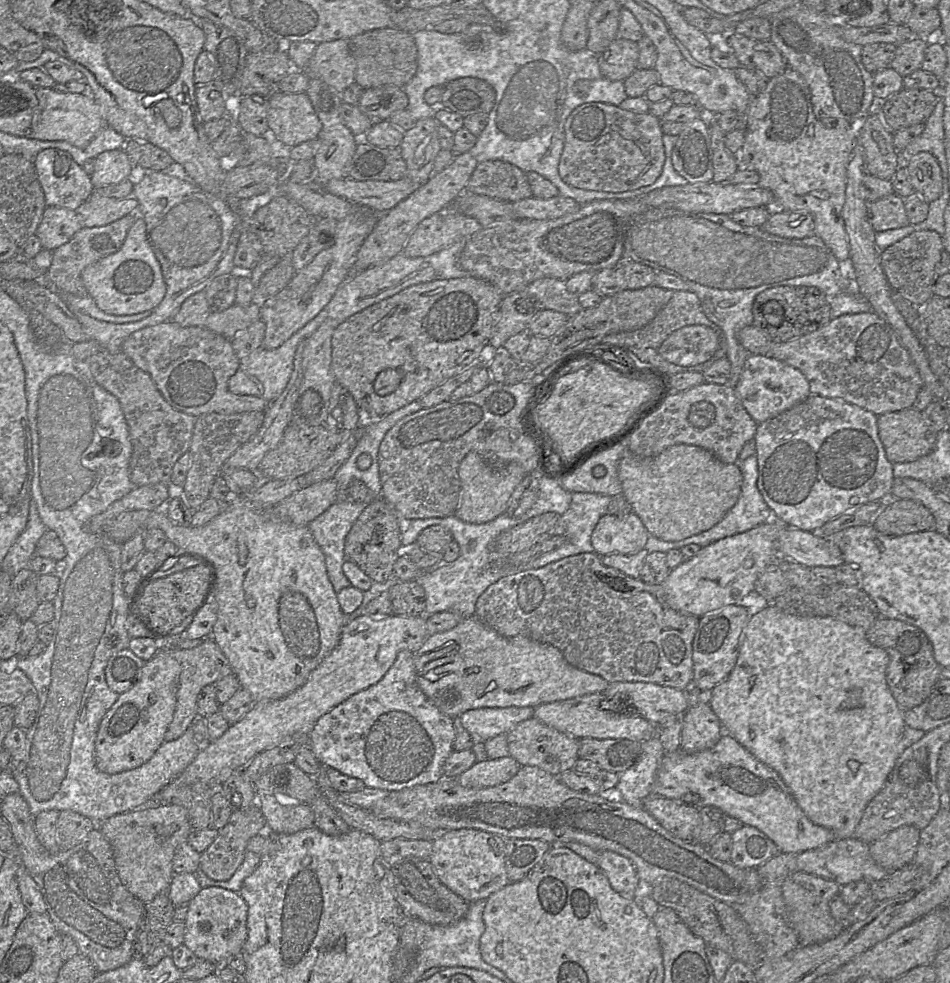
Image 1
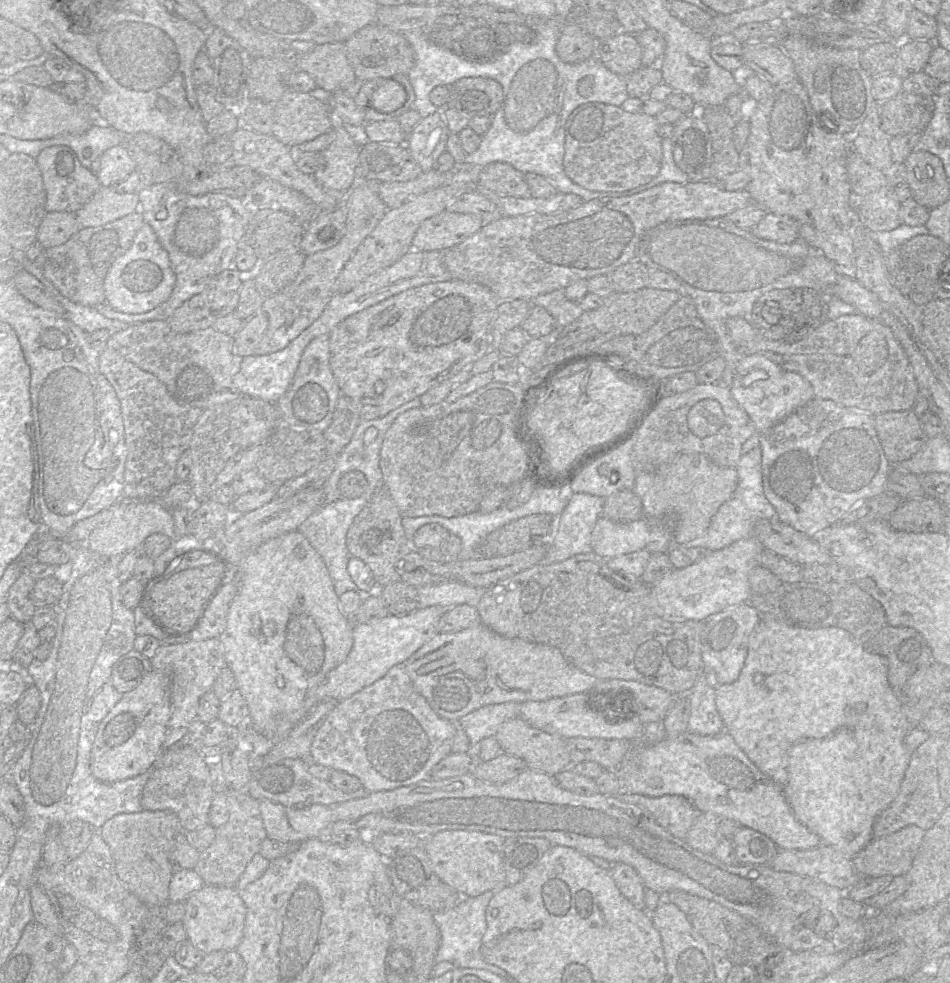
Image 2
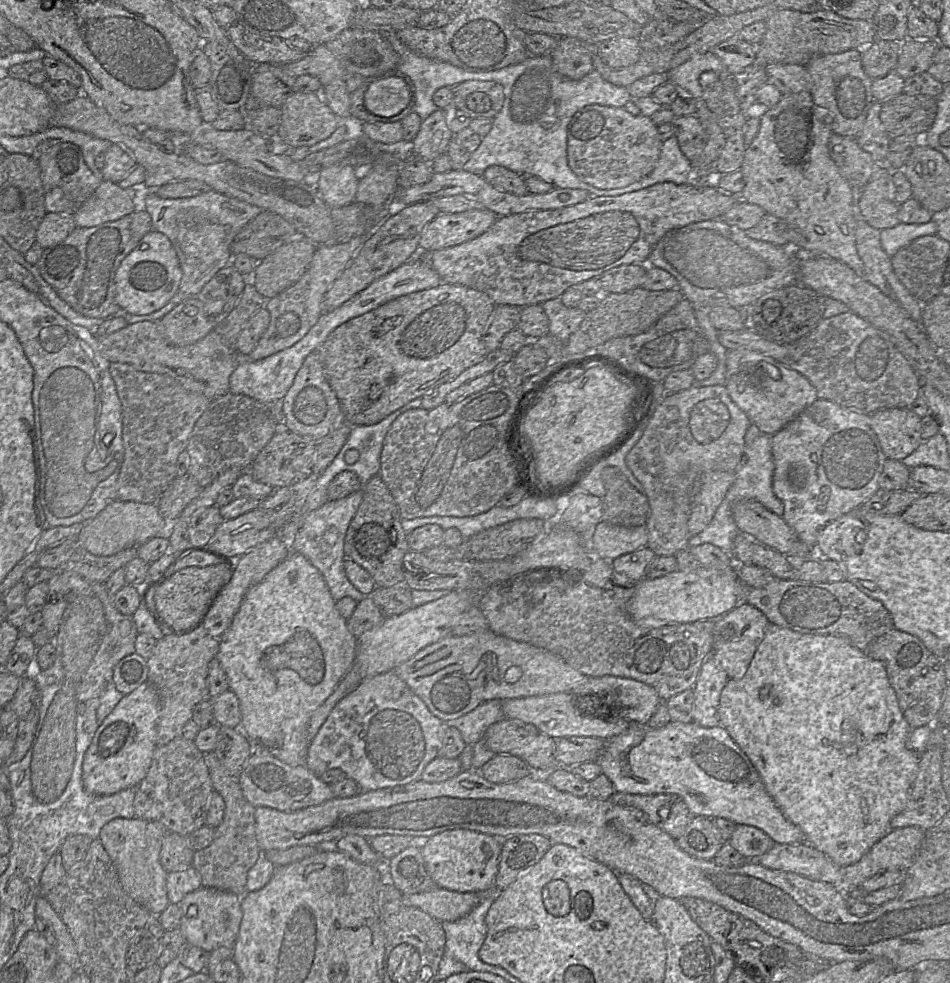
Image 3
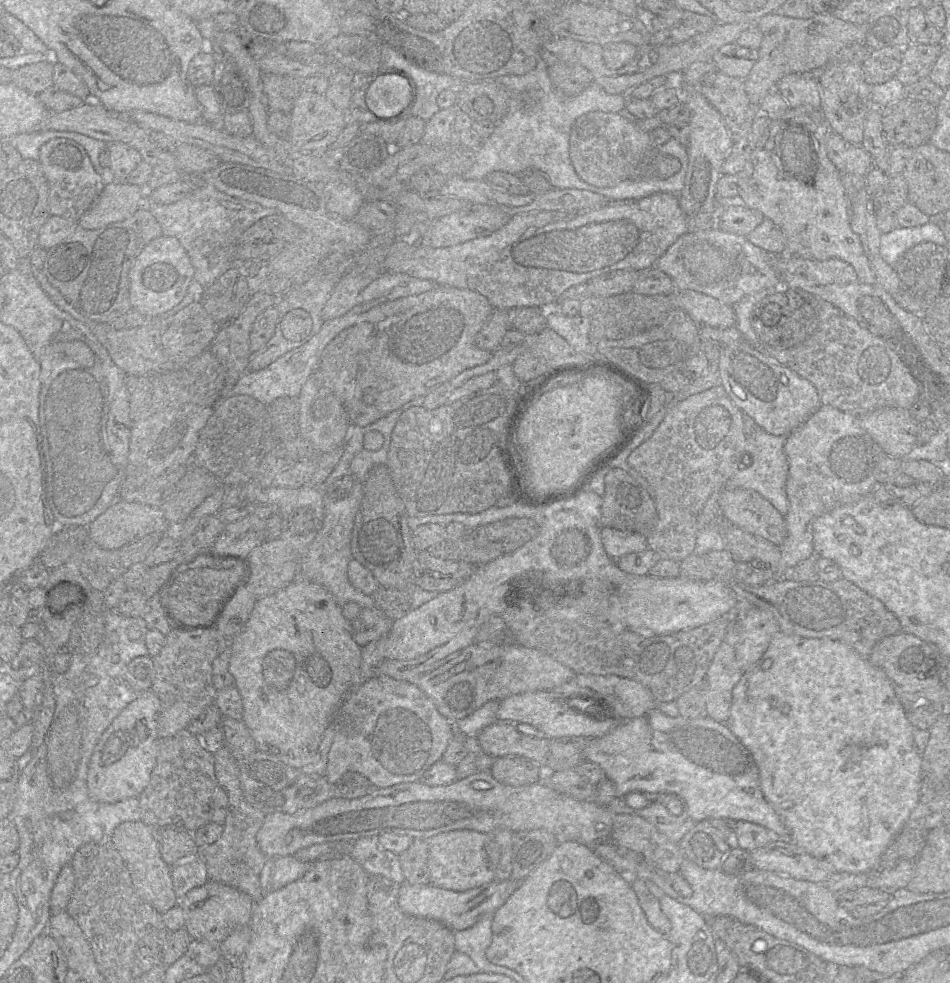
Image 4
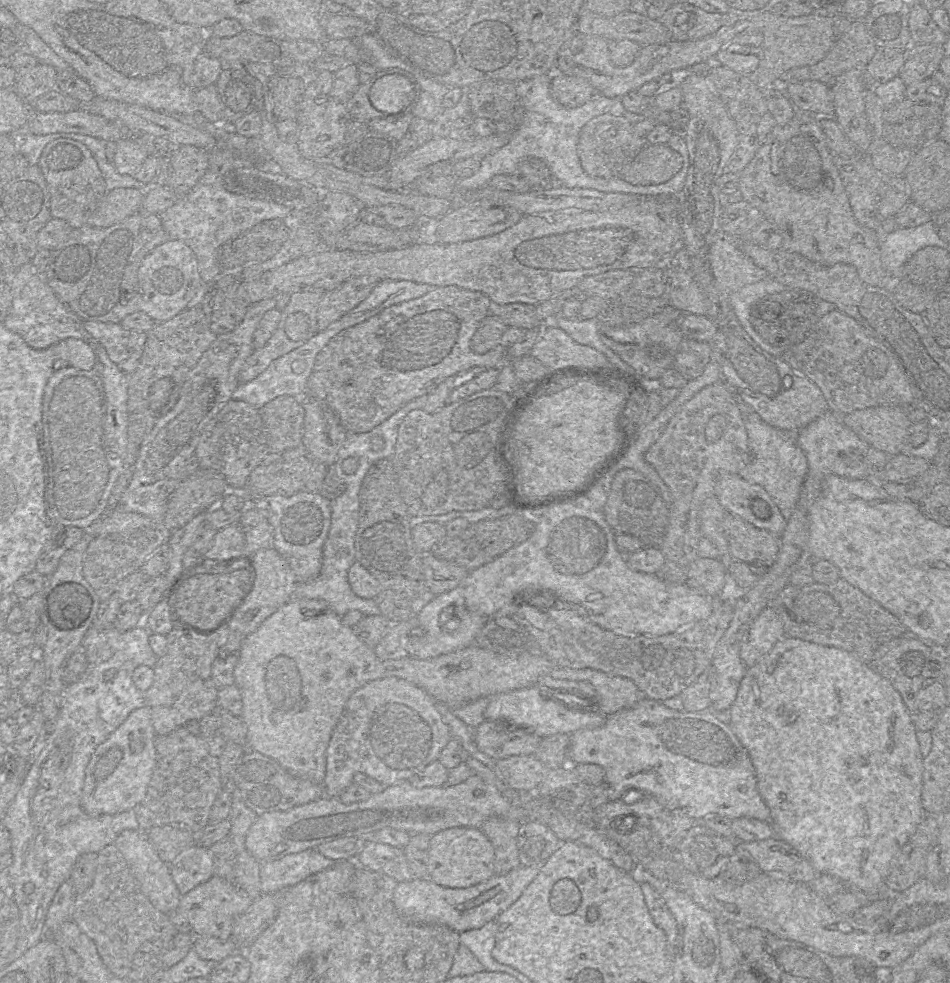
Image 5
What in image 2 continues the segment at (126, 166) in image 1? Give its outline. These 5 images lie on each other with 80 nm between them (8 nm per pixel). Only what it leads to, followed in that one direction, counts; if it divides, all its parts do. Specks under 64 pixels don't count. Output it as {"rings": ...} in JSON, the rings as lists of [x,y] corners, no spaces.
{"rings":[[[126,145],[107,149],[100,156],[100,167],[95,174],[100,185],[113,187],[135,171],[135,161]]]}

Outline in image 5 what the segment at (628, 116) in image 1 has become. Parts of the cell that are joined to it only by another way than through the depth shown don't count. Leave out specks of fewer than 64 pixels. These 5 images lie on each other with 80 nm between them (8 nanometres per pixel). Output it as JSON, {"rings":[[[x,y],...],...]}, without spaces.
{"rings":[[[602,114],[591,119],[582,128],[577,151],[587,175],[609,179],[618,176],[622,167],[632,161],[646,145],[646,139],[635,133],[633,124],[624,116]]]}

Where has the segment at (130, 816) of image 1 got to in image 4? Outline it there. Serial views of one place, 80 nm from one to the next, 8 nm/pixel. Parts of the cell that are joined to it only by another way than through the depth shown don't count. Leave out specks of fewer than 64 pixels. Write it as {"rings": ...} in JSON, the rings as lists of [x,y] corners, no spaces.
{"rings":[[[141,820],[123,822],[114,830],[111,843],[123,859],[134,889],[142,900],[160,914],[164,914],[178,904],[172,884],[171,867],[163,861],[160,855],[155,827],[149,826]]]}

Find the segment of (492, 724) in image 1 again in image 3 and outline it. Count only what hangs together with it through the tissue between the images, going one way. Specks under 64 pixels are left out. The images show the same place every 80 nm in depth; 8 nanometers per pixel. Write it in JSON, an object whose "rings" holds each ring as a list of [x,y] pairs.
{"rings":[[[490,700],[448,724],[460,731],[466,745],[473,745],[483,738],[489,726],[504,718],[502,706],[503,701]]]}

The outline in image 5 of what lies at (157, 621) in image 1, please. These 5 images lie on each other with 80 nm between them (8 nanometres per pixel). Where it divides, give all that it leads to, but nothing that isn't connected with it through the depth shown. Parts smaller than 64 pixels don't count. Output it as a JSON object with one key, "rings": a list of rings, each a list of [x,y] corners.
{"rings":[[[243,567],[225,574],[189,575],[175,591],[168,593],[172,612],[200,628],[221,626],[251,591],[254,579],[254,569]]]}

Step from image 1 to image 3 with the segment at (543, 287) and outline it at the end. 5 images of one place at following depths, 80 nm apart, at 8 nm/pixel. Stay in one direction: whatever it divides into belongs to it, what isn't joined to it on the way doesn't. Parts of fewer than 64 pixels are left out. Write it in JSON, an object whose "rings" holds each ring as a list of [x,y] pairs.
{"rings":[[[560,298],[541,304],[549,319],[549,334],[560,342],[566,342],[585,318],[586,312],[579,307],[566,307]]]}

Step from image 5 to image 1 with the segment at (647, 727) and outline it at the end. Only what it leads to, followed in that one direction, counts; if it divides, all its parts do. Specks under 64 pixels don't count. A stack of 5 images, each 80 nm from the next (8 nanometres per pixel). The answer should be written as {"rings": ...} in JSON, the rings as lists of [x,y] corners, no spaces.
{"rings":[[[725,732],[710,749],[692,754],[680,749],[665,753],[652,787],[652,795],[681,800],[698,809],[715,806],[727,816],[763,832],[784,854],[818,849],[835,839],[832,831],[808,819],[775,770],[759,761]]]}

